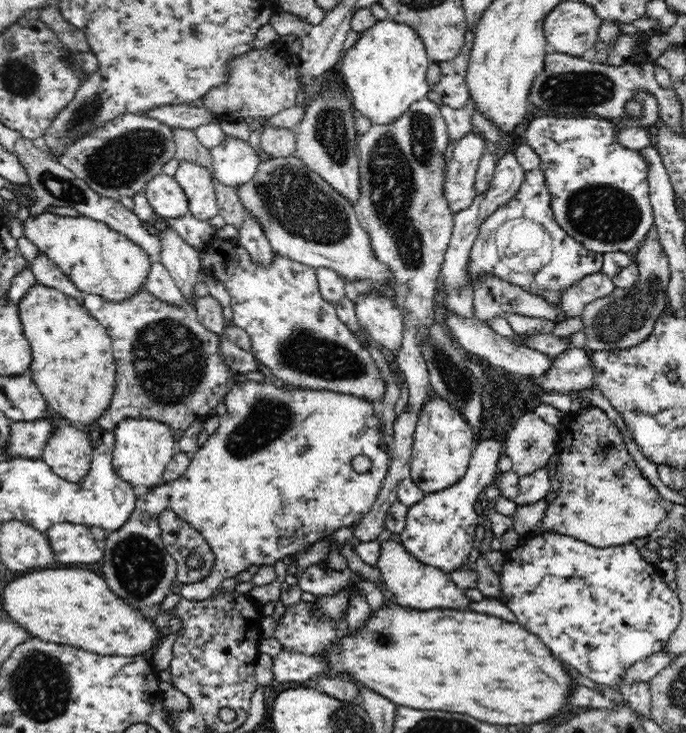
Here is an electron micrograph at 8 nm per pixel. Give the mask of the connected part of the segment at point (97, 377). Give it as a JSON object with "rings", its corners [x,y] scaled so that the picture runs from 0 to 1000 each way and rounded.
{"rings":[[[55,385],[29,408],[26,419],[47,479],[42,512],[67,544],[74,568],[90,570],[98,578],[114,576],[122,578],[122,584],[138,583],[143,570],[160,554],[171,512],[157,452],[125,424],[117,409]]]}

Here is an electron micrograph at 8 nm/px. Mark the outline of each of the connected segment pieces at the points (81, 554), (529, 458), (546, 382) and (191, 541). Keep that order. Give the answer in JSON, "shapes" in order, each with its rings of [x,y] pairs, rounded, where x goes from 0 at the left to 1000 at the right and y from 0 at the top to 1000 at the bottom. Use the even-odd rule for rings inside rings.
{"shapes":[[[[85,714],[66,724],[82,767],[137,769],[152,759],[152,749],[125,716]]],[[[773,559],[762,562],[735,604],[738,621],[748,632],[745,641],[762,651],[794,638],[805,619],[813,617],[818,599],[812,581]]],[[[834,473],[810,486],[796,510],[765,514],[786,524],[792,532],[822,538],[850,533],[869,525],[862,480],[843,473]]],[[[239,696],[230,704],[230,715],[236,724],[239,746],[257,763],[258,793],[294,793],[300,786],[306,786],[306,778],[312,774],[315,757],[297,737],[293,726],[289,726],[274,712],[257,704],[257,700],[251,696]],[[278,756],[294,760],[297,772],[292,778],[283,778],[271,769],[271,760]]]]}

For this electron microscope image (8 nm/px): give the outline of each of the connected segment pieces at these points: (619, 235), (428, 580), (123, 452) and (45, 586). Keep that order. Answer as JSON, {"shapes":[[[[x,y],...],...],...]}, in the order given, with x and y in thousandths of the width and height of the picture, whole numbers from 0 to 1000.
{"shapes":[[[[933,123],[936,131],[937,156],[931,160],[910,158],[902,164],[878,160],[806,160],[787,157],[770,166],[761,181],[761,194],[776,201],[787,214],[786,229],[796,240],[796,252],[802,256],[805,285],[810,304],[819,310],[828,322],[845,330],[856,341],[880,347],[883,344],[910,344],[923,347],[942,327],[950,314],[953,289],[949,281],[945,222],[933,206],[926,206],[901,195],[901,183],[913,173],[936,173],[953,169],[959,164],[959,139],[943,123]]],[[[567,735],[555,739],[554,759],[550,772],[558,786],[563,802],[571,808],[577,824],[583,828],[598,828],[609,834],[627,831],[673,831],[684,832],[685,819],[655,787],[655,783],[609,765],[603,757],[592,752],[586,741]]],[[[178,572],[163,591],[168,598],[163,634],[175,653],[184,655],[192,666],[213,663],[219,668],[236,662],[236,648],[258,614],[257,598],[251,593],[248,583],[222,572]]],[[[117,775],[58,778],[25,787],[3,808],[1,832],[15,835],[10,839],[32,857],[44,857],[50,870],[102,879],[147,895],[210,894],[238,872],[204,832],[157,805],[152,789]]]]}

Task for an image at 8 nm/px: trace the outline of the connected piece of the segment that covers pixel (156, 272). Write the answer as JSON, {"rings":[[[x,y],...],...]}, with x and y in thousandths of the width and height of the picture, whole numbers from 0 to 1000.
{"rings":[[[232,355],[220,357],[217,375],[213,378],[208,393],[216,394],[236,411],[273,419],[264,396],[255,389],[255,382],[249,378],[246,368]]]}

